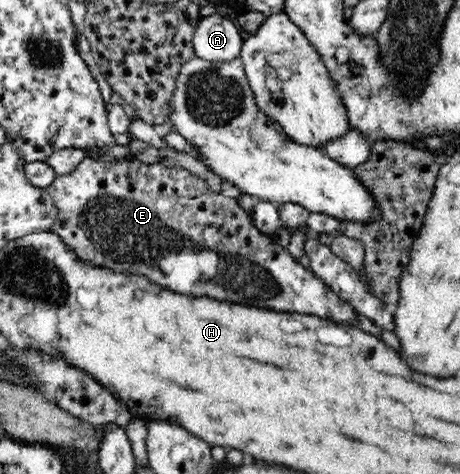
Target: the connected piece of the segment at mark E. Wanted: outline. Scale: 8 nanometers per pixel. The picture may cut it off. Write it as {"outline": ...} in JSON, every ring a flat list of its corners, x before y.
{"outline":[[87,156,75,168,74,172,55,178,55,181,46,190,47,195,51,197,53,205,55,205,55,209,57,209,57,220,55,220,51,231,58,234,66,244,66,247,71,252,74,252,79,257,79,260,87,264,94,264,99,268,110,268,115,272,131,272,139,276,147,276,151,283,159,287,163,286,163,288,167,288,167,290,172,292,187,294,187,296,209,296,209,298,225,300,225,302,233,304,269,309,277,312,315,315,322,319,335,321,335,323,349,323,349,325,355,327,359,326,355,319,356,310,349,303,341,300,337,294,334,294,311,269,299,264,290,255,287,248,281,247,276,234,266,235,257,229,253,225,250,214,247,214,243,208,239,207,237,198,212,192,203,180,197,179,189,170,183,170,182,167,170,168,160,163,144,164,133,157,111,164,111,162,100,162]]}

